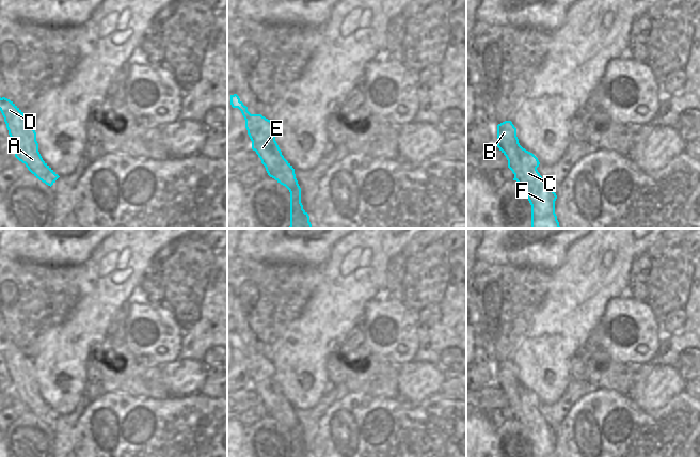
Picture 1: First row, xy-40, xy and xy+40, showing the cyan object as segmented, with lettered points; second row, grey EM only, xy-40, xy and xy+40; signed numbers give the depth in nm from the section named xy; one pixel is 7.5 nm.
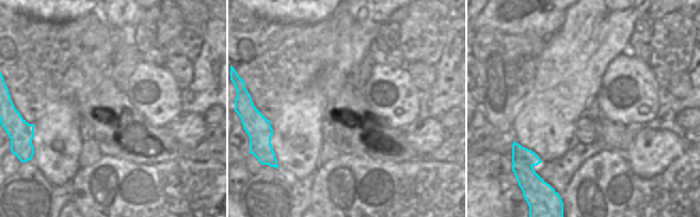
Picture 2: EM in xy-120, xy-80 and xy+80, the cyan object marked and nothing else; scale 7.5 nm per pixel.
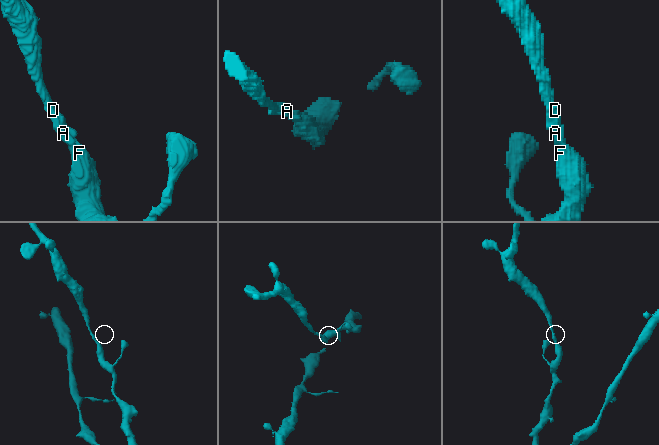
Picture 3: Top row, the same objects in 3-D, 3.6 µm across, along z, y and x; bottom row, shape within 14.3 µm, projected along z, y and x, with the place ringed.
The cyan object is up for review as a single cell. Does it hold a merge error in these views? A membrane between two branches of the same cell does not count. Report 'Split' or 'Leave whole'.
Leave whole

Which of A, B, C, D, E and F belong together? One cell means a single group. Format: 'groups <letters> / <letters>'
groups A B C D E F

